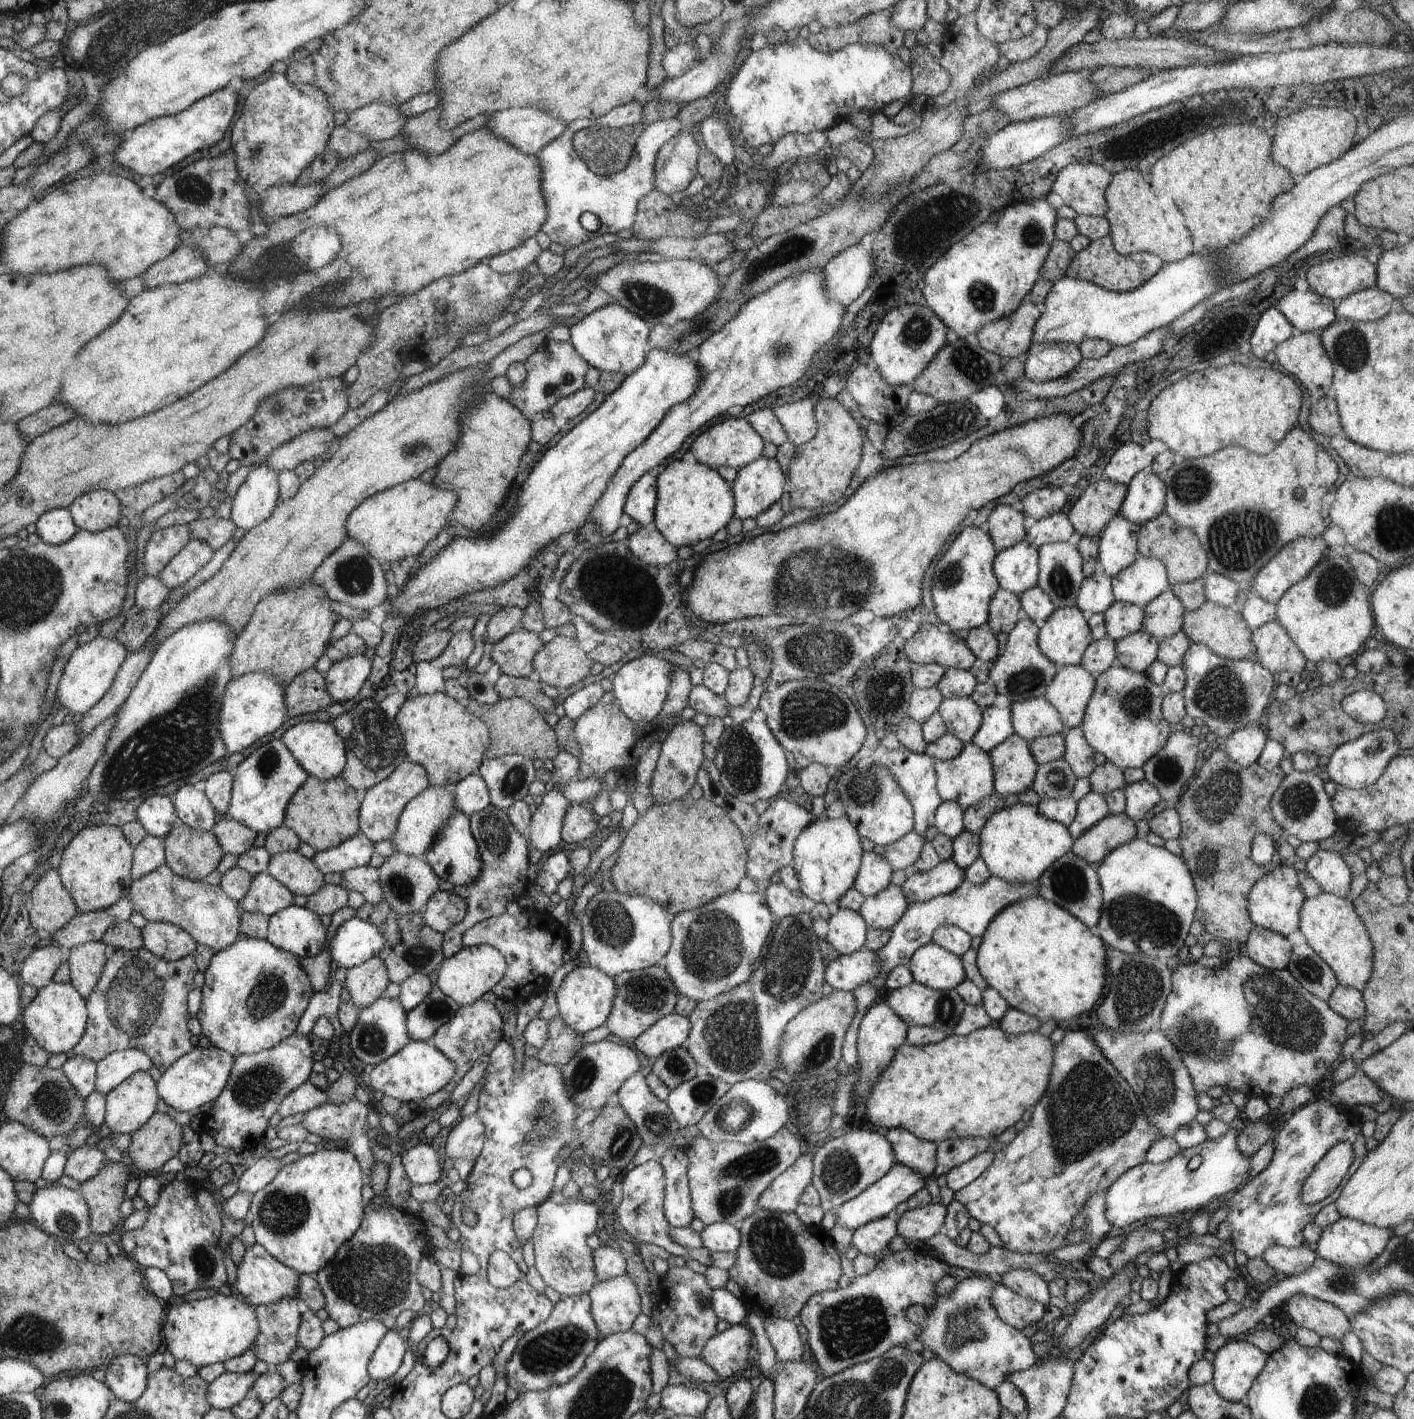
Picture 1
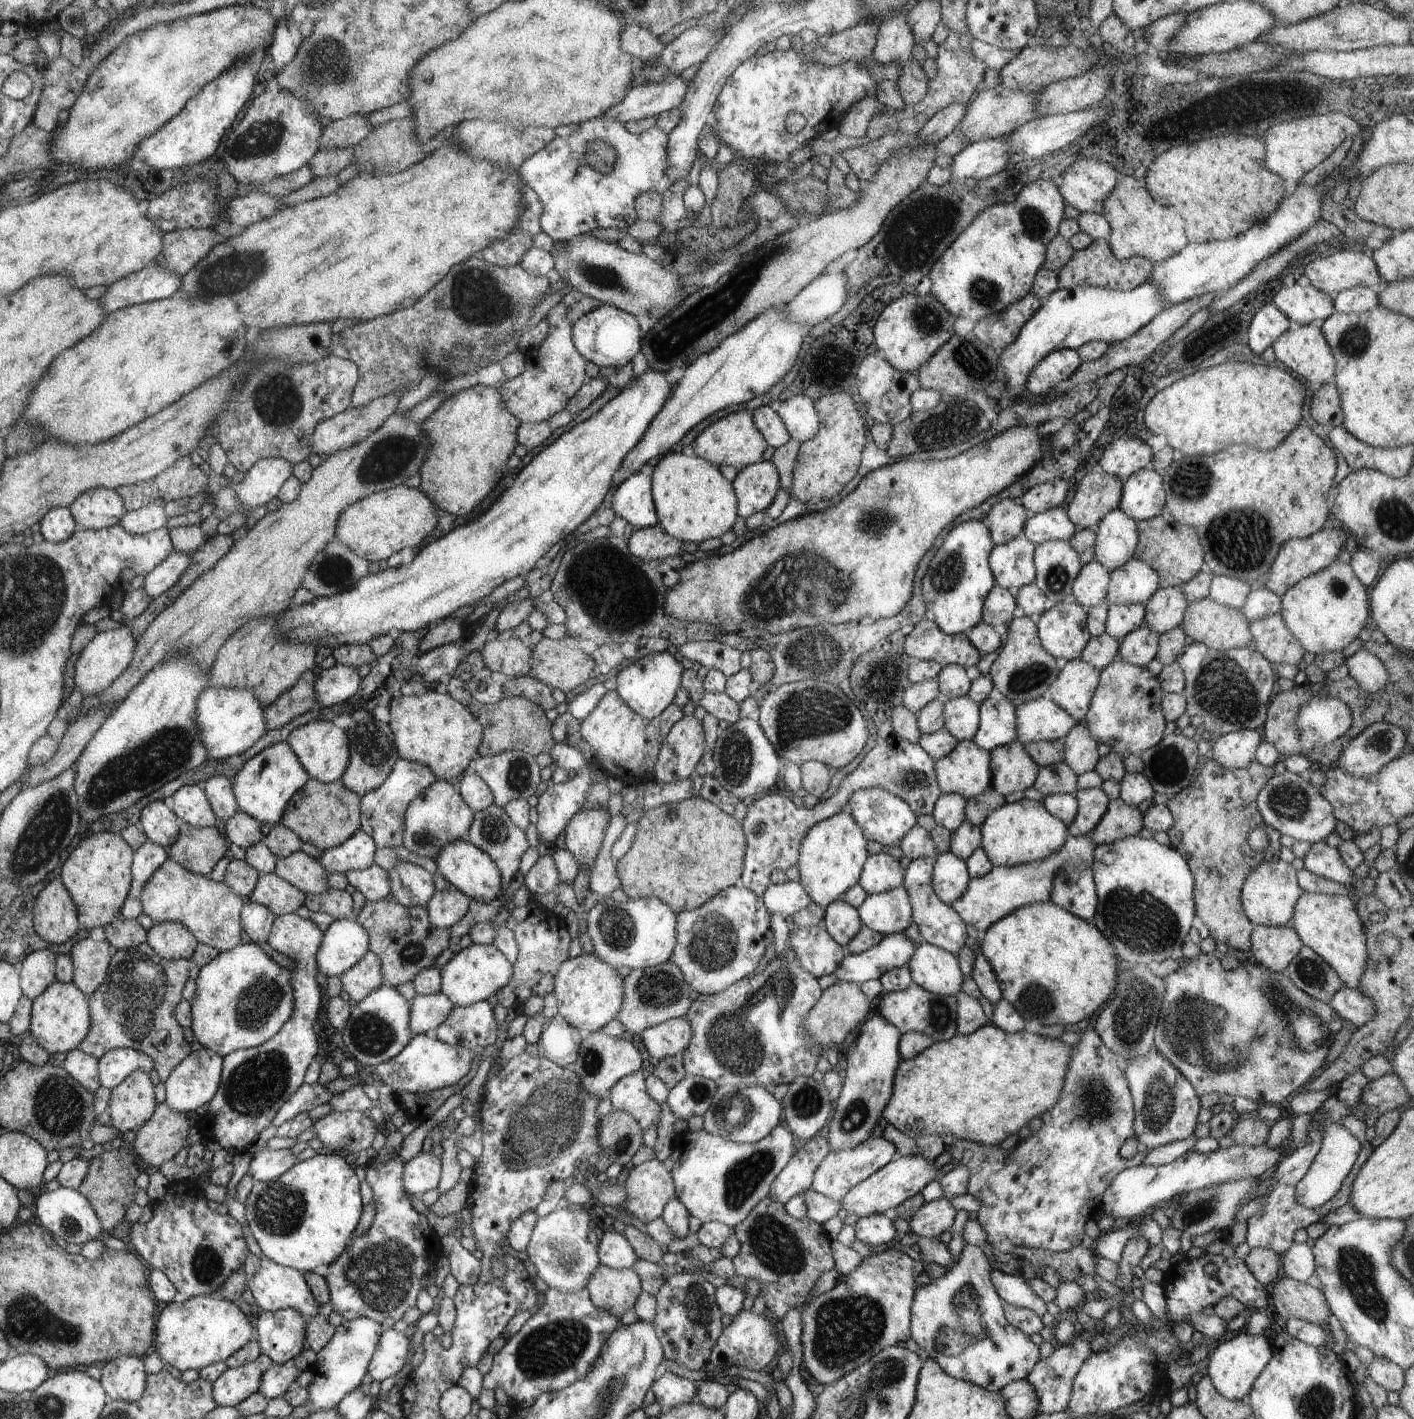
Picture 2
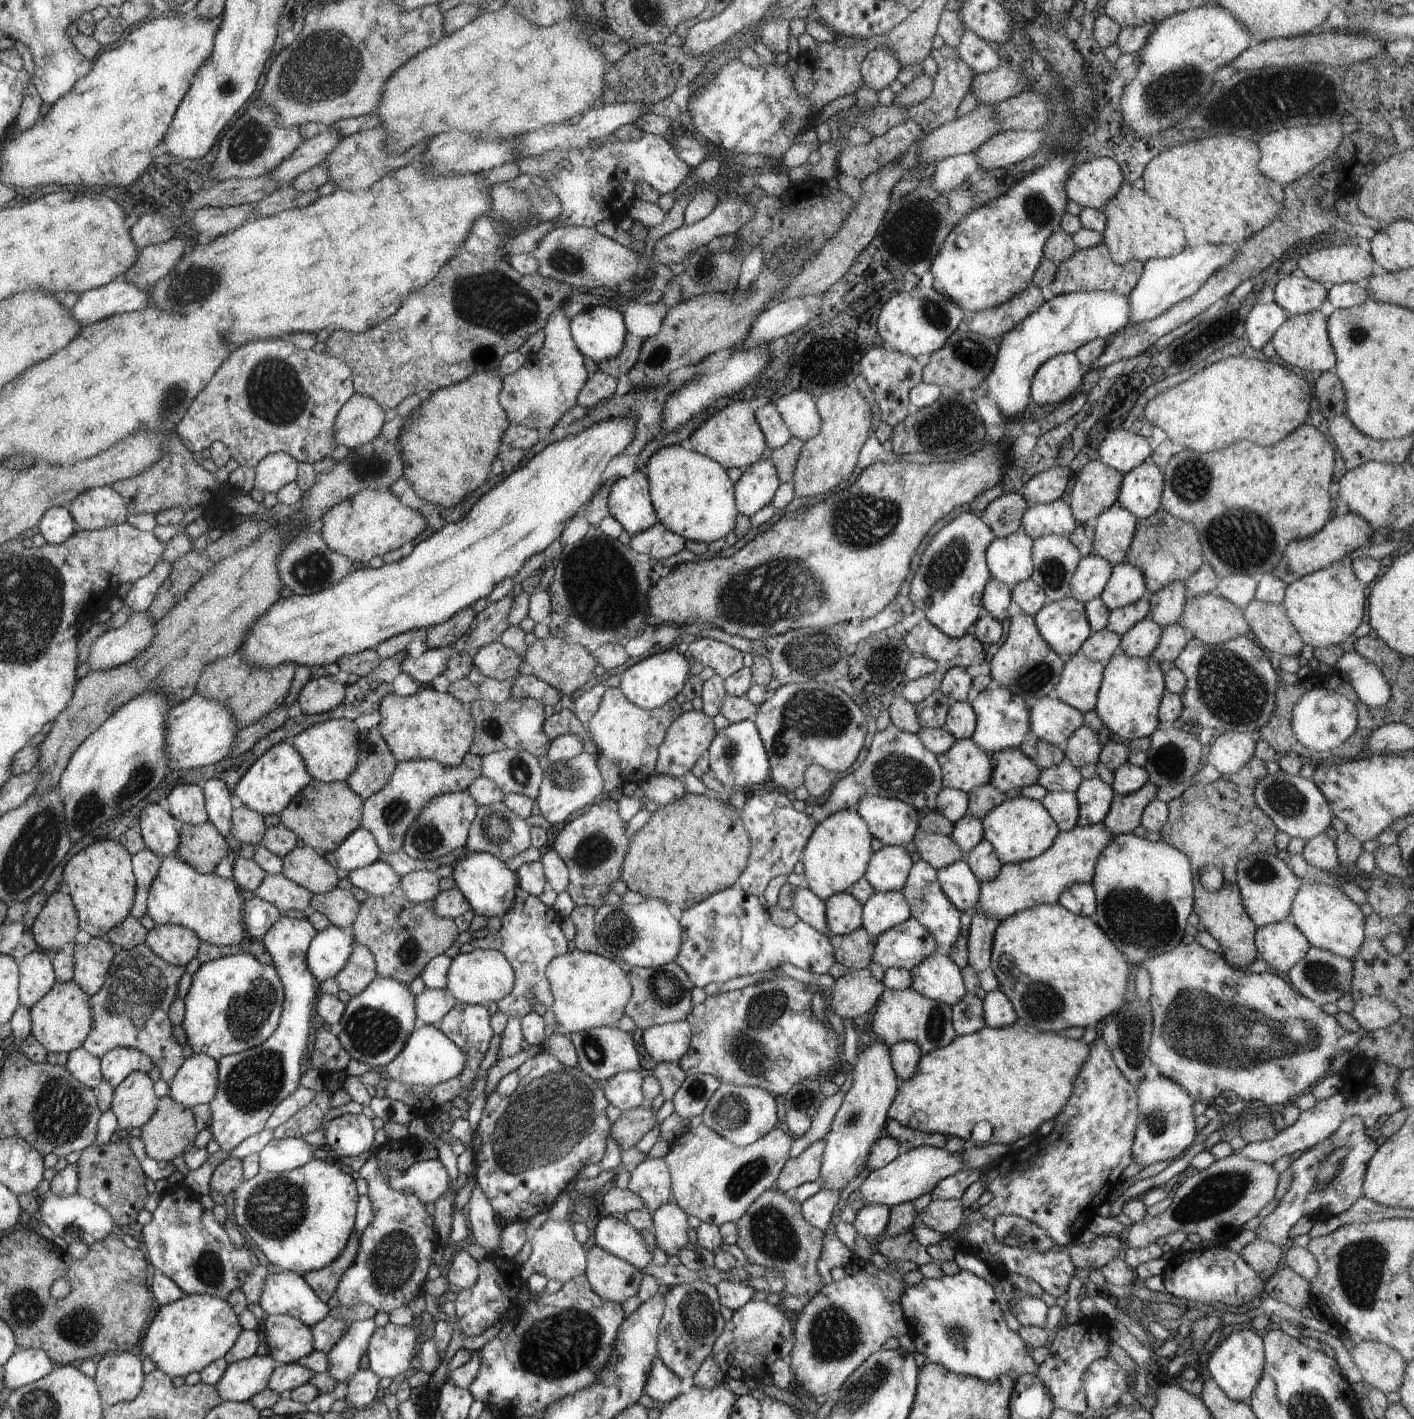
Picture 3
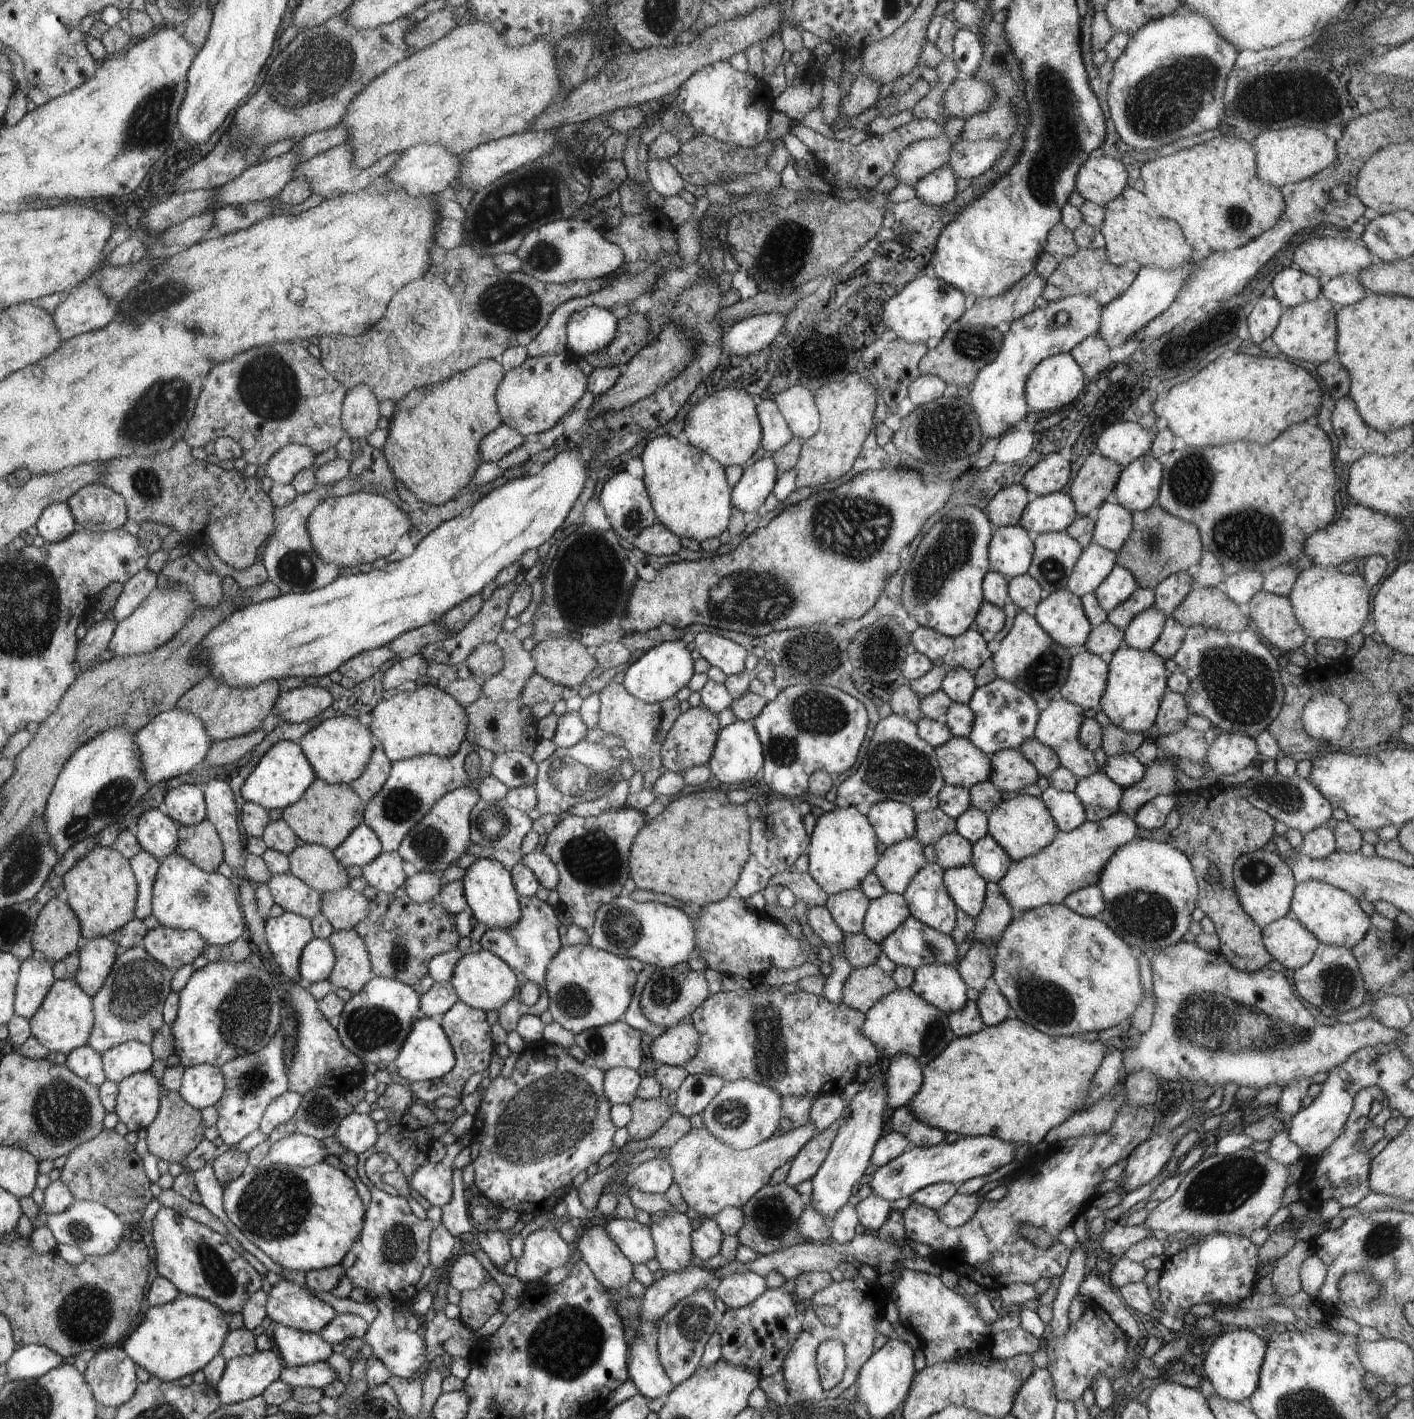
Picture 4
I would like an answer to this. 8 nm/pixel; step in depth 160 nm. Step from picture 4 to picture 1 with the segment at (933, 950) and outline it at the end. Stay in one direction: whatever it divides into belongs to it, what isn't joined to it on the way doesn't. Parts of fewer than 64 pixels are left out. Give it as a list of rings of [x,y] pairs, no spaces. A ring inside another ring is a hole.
[[[862,948],[849,955],[840,955],[827,964],[825,982],[828,982],[834,991],[853,991],[861,984],[875,979],[879,971],[877,952]]]

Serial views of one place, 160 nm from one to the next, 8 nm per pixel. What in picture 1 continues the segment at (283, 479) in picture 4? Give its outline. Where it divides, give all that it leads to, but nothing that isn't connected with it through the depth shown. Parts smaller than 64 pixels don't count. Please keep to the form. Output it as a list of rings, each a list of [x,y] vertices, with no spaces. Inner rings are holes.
[[[266,463],[248,473],[233,495],[230,518],[242,530],[250,531],[269,519],[280,495],[280,472]]]

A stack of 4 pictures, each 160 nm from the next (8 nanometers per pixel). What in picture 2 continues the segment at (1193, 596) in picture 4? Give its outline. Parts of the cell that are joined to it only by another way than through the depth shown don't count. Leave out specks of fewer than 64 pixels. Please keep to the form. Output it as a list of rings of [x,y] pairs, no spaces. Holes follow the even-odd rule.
[[[1206,597],[1188,604],[1181,627],[1187,634],[1189,641],[1205,644],[1212,650],[1225,651],[1238,647],[1253,646],[1249,623],[1250,621],[1241,609],[1224,606],[1214,602],[1210,597]]]

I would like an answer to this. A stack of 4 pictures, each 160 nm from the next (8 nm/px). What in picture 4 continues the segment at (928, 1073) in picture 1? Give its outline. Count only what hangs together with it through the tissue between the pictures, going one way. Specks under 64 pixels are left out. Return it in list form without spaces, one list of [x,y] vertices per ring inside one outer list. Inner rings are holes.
[[[1006,1019],[1000,1022],[1000,1024],[991,1027],[985,1026],[976,1034],[971,1034],[967,1037],[956,1037],[952,1040],[934,1060],[931,1060],[923,1067],[923,1083],[921,1089],[910,1099],[907,1105],[911,1108],[911,1112],[915,1114],[915,1117],[919,1118],[924,1124],[942,1129],[945,1133],[954,1132],[954,1134],[959,1134],[960,1137],[988,1135],[1020,1145],[1035,1145],[1044,1141],[1046,1134],[1055,1126],[1062,1124],[1066,1119],[1069,1119],[1072,1115],[1083,1110],[1089,1095],[1092,1077],[1102,1064],[1104,1055],[1109,1049],[1109,1046],[1122,1047],[1122,1041],[1111,1040],[1103,1042],[1097,1040],[1088,1042],[1077,1036],[1072,1038],[1052,1038],[1052,1036],[1042,1034],[1042,1031],[1022,1022],[1020,1019]]]

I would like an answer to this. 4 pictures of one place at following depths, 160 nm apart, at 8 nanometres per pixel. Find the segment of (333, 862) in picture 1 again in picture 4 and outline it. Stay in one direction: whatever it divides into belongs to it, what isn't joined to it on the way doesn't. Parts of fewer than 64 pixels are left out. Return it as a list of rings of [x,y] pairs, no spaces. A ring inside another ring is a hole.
[[[368,825],[357,826],[334,854],[344,866],[366,866],[384,852],[377,833]]]

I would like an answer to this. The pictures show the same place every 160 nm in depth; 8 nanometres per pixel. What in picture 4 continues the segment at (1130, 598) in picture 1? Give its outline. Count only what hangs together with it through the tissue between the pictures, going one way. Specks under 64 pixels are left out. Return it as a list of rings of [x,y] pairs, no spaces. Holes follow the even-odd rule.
[[[1116,565],[1094,594],[1102,610],[1109,613],[1121,602],[1124,602],[1138,588],[1134,575],[1126,568]]]

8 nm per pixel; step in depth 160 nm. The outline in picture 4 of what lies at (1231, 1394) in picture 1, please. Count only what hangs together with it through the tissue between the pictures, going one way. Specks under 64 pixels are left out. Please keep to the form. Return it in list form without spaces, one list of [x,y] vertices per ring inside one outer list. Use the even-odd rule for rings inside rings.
[[[1238,1328],[1234,1332],[1226,1332],[1218,1337],[1203,1361],[1206,1378],[1212,1383],[1215,1392],[1226,1400],[1246,1403],[1257,1389],[1266,1349],[1267,1342],[1249,1328]]]

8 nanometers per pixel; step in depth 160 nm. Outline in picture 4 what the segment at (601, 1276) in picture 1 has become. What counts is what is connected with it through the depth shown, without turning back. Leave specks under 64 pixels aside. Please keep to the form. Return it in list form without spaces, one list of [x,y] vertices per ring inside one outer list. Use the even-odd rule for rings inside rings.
[[[600,1214],[599,1216],[602,1219],[601,1224],[634,1266],[645,1265],[655,1258],[655,1246],[648,1225],[636,1219],[623,1219],[614,1215],[610,1218],[602,1217]]]

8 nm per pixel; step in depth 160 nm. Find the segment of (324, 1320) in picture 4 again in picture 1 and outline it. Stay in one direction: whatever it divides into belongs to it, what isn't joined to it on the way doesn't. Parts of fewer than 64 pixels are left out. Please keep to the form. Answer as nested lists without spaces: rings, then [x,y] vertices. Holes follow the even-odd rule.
[[[255,1243],[245,1250],[243,1261],[238,1266],[238,1276],[233,1289],[239,1296],[253,1302],[254,1306],[266,1306],[282,1299],[297,1299],[300,1290],[301,1275],[293,1267],[279,1263],[277,1259],[265,1250],[265,1247]]]

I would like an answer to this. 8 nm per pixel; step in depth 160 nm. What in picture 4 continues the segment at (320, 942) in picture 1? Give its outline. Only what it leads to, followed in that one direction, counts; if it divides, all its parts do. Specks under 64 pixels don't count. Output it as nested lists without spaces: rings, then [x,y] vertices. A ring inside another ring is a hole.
[[[284,911],[278,917],[265,920],[265,939],[281,975],[295,983],[300,982],[301,954],[312,938],[310,920],[302,915]],[[279,1030],[268,1046],[254,1054],[245,1054],[241,1057],[225,1062],[221,1069],[224,1071],[228,1091],[214,1106],[218,1111],[216,1128],[224,1143],[234,1148],[246,1134],[258,1130],[260,1120],[265,1110],[274,1099],[281,1096],[289,1088],[289,1076],[284,1064],[284,1031]]]

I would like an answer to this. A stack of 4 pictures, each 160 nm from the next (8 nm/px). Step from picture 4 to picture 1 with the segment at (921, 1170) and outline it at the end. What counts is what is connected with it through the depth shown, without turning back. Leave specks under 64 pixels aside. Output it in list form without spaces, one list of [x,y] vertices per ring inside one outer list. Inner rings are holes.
[[[894,1163],[888,1172],[879,1178],[874,1184],[865,1188],[860,1194],[854,1198],[847,1200],[844,1204],[837,1207],[834,1212],[836,1214],[836,1223],[842,1224],[855,1231],[867,1222],[878,1220],[893,1215],[898,1204],[907,1201],[913,1194],[916,1194],[925,1186],[926,1178],[914,1169],[902,1163]]]

